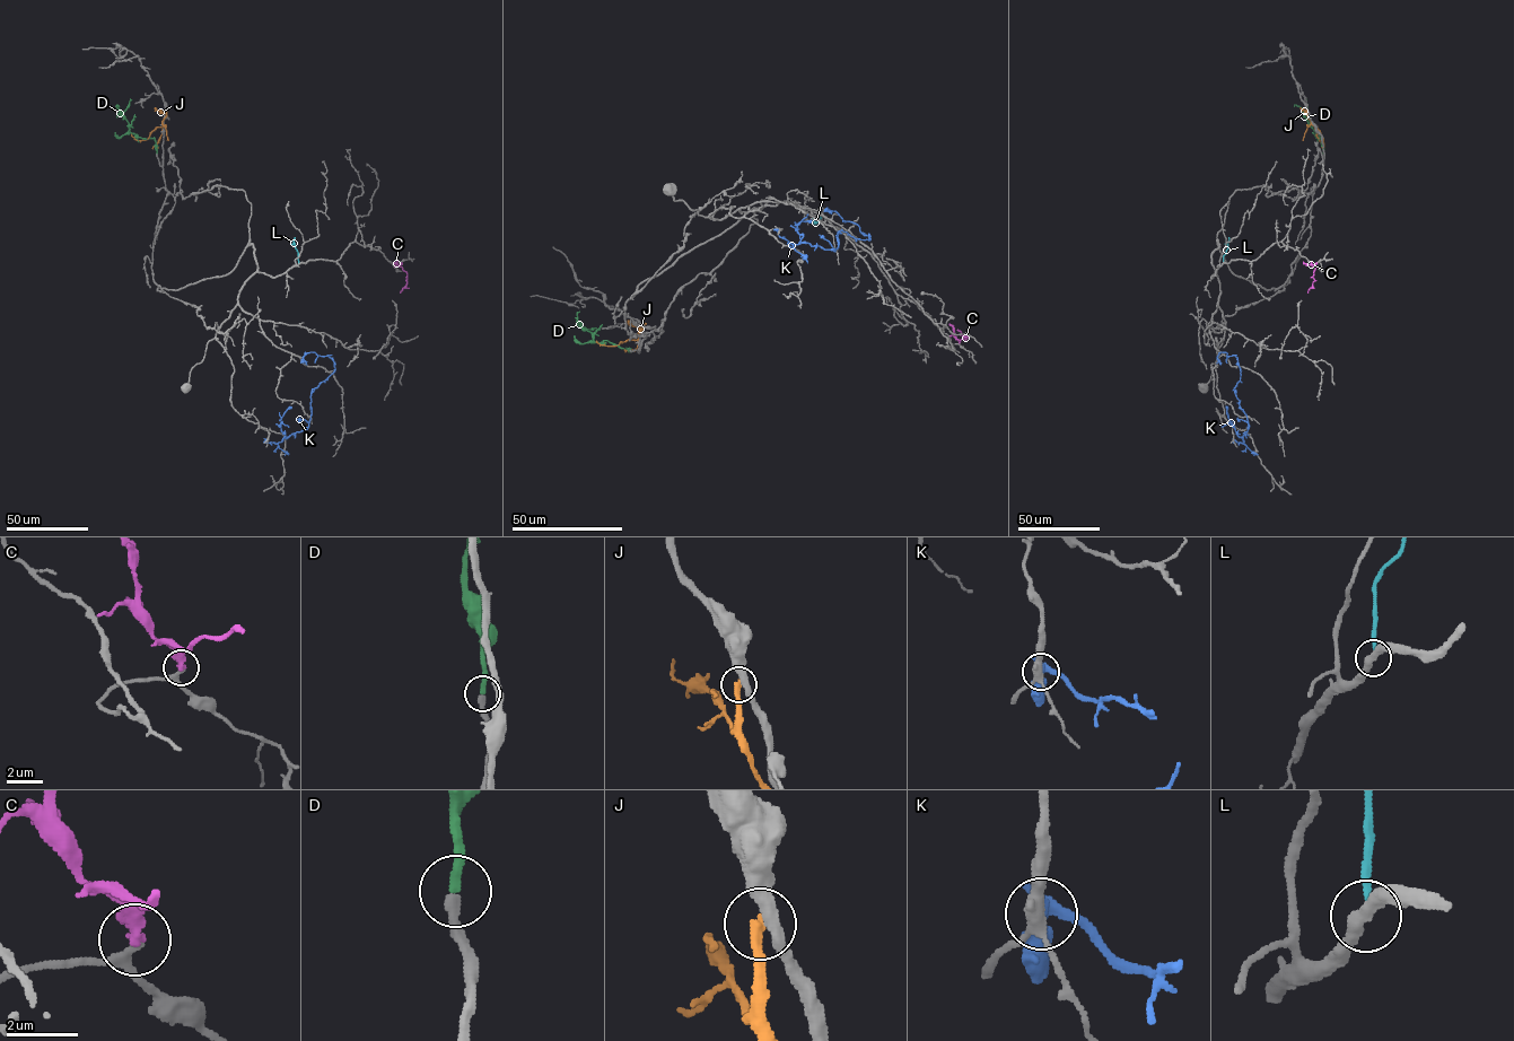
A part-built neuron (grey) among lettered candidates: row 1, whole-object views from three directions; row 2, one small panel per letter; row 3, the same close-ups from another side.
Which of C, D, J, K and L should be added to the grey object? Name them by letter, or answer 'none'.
D

